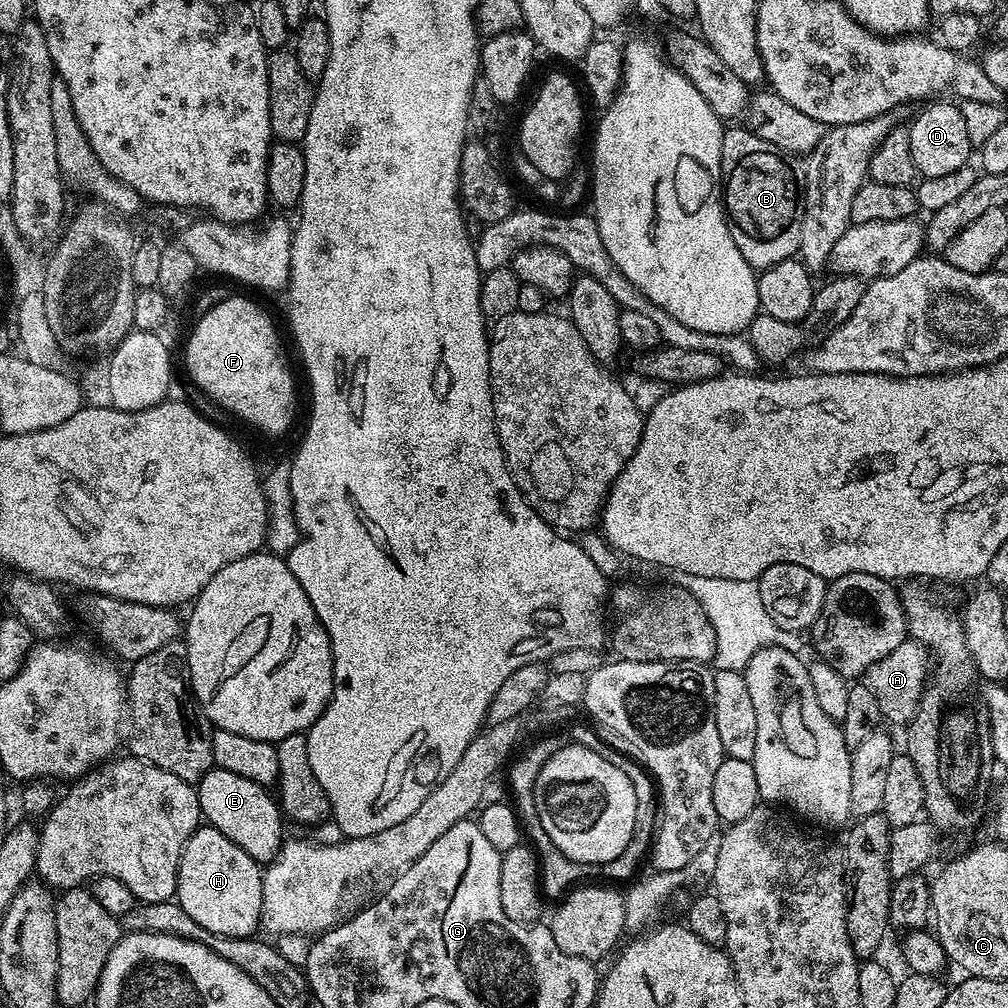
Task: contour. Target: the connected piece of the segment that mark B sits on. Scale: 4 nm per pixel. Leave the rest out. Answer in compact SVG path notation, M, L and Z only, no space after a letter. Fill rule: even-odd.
M732 126L722 138L720 178L728 229L734 238L734 246L742 250L742 258L746 258L748 265L753 270L763 270L783 260L793 259L800 251L804 217L804 164L795 155L780 152L778 146L758 138L747 127Z

